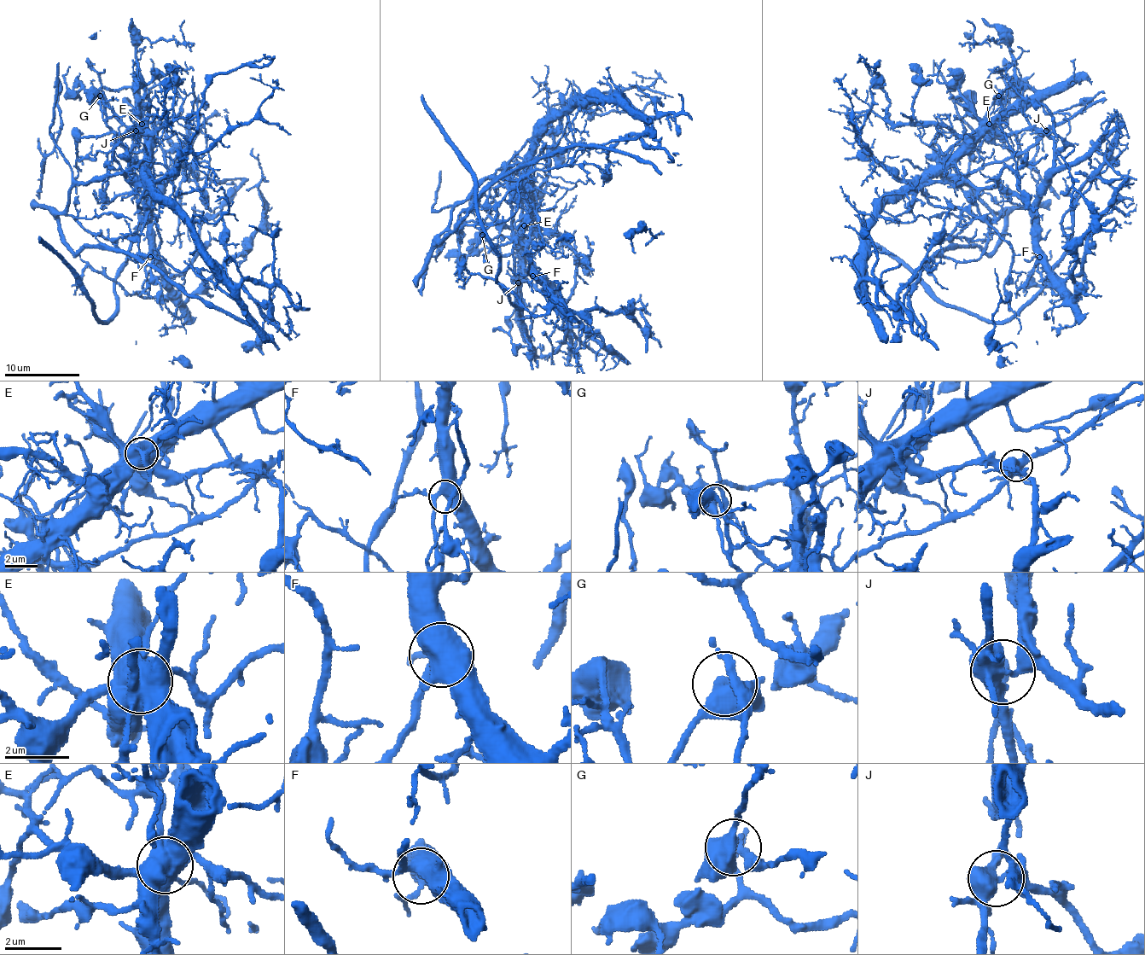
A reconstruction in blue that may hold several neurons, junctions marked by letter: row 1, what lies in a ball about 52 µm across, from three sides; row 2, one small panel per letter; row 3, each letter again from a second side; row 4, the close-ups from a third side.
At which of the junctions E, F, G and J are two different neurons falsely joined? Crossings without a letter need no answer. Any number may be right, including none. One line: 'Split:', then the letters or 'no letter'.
Split: E, J

